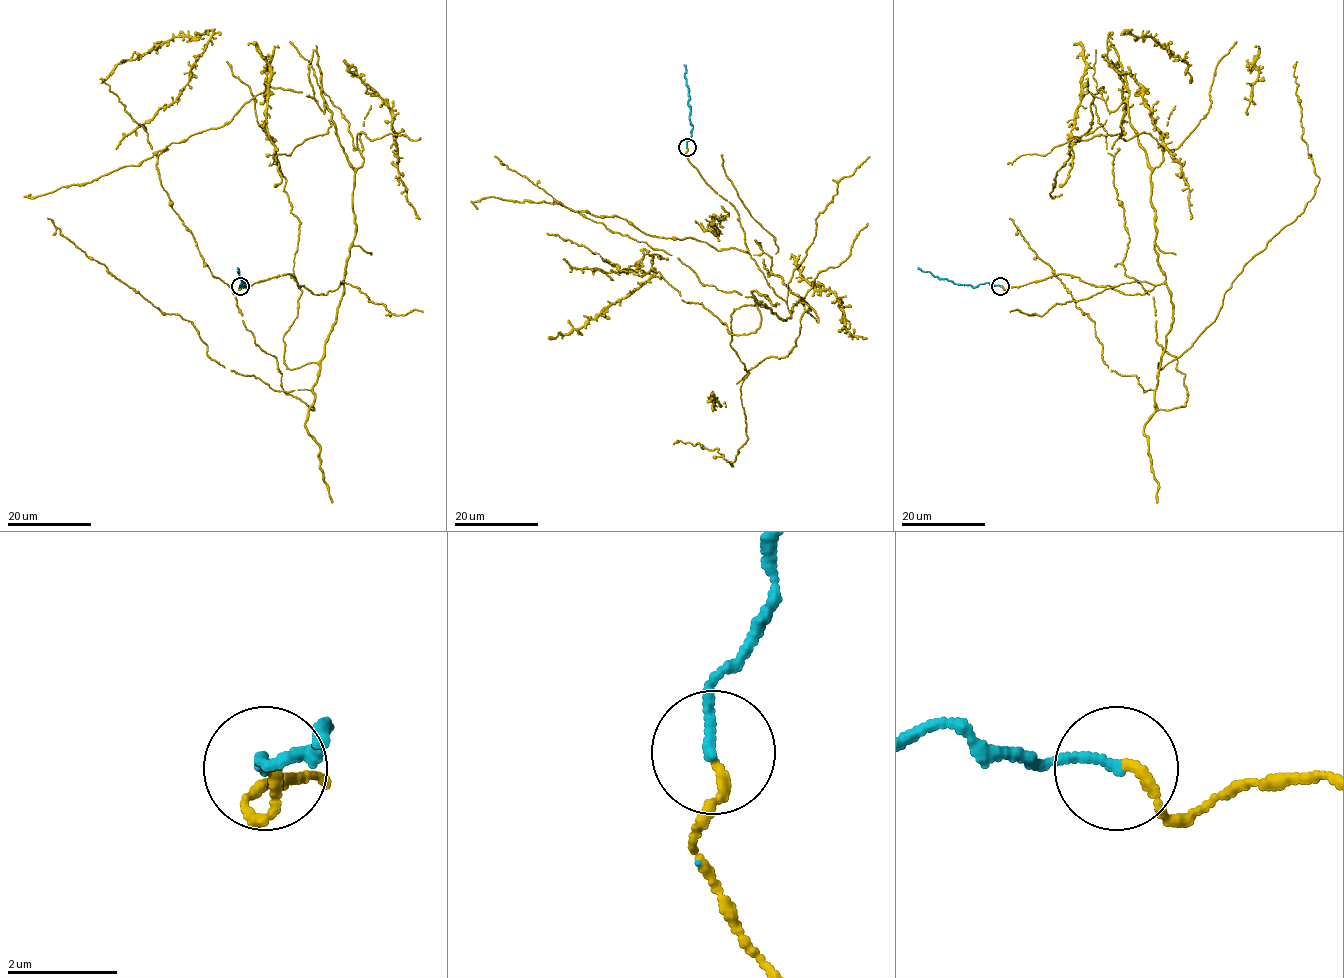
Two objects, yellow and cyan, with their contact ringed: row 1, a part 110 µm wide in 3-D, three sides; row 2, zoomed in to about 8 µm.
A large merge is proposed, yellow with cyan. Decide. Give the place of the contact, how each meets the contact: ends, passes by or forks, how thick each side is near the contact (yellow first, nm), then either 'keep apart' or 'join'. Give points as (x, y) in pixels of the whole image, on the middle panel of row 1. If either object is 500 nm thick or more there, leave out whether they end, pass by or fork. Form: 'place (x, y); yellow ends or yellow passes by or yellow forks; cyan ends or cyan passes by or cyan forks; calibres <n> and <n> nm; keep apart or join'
place (687, 147); yellow ends; cyan ends; calibres 180 and 170 nm; join

